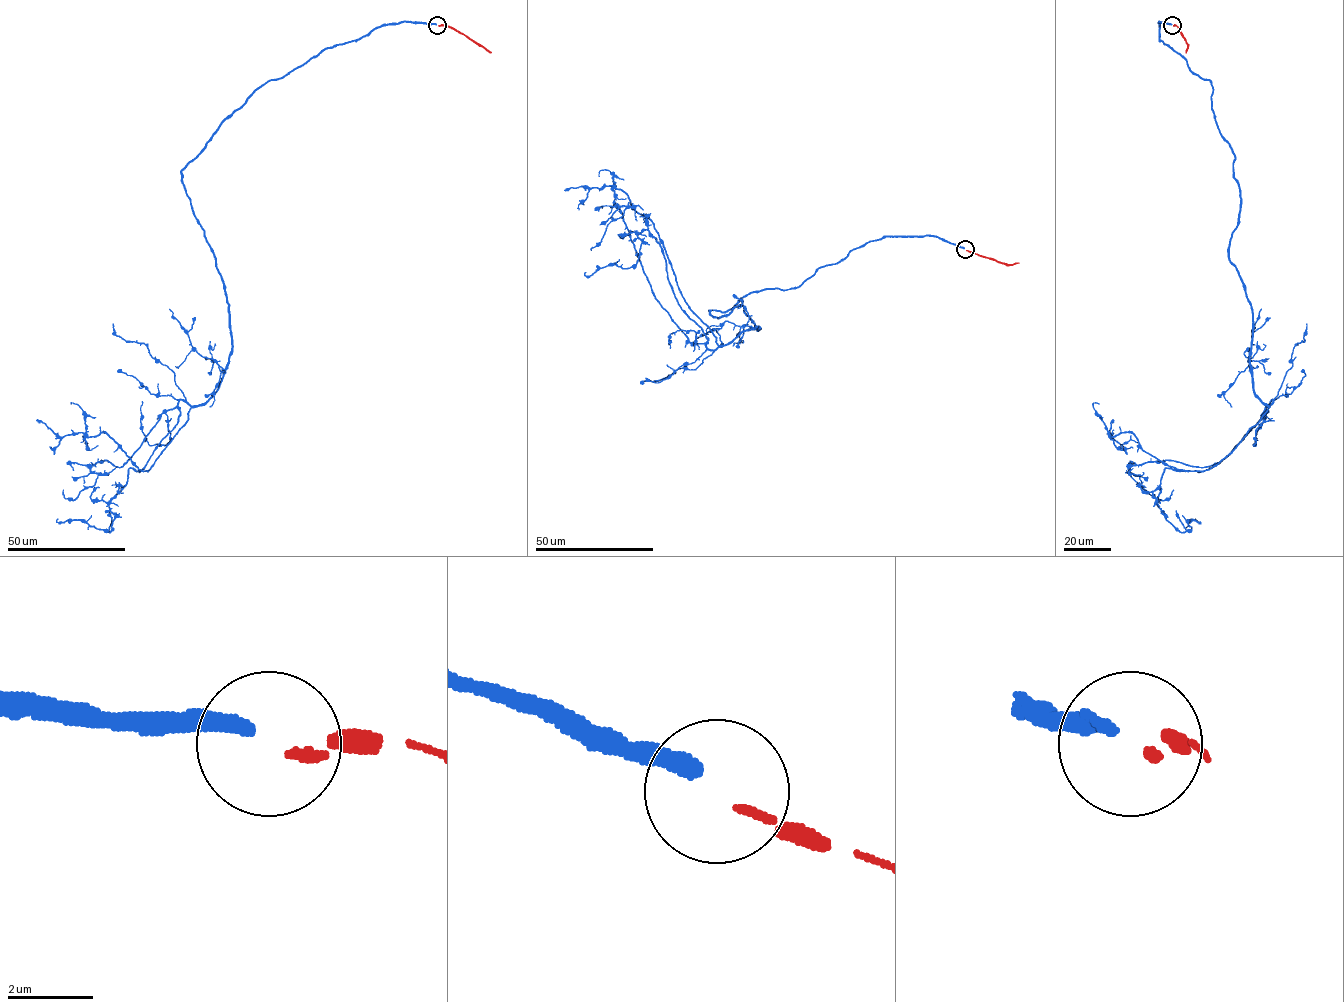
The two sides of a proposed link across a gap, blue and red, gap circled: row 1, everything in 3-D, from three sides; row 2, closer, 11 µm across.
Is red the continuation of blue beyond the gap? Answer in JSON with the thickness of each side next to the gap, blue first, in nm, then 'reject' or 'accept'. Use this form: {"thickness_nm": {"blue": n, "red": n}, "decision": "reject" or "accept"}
{"thickness_nm": {"blue": 340, "red": 220}, "decision": "reject"}

